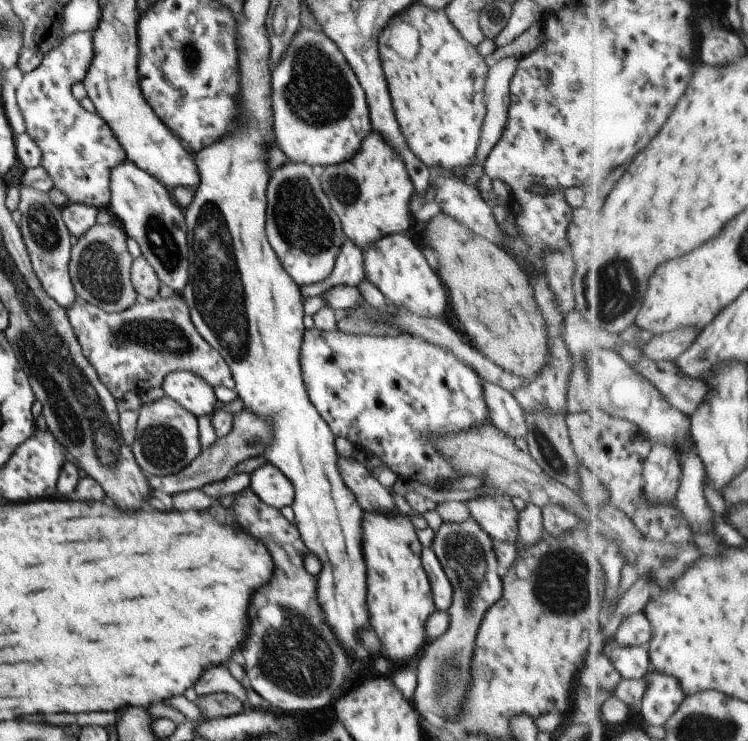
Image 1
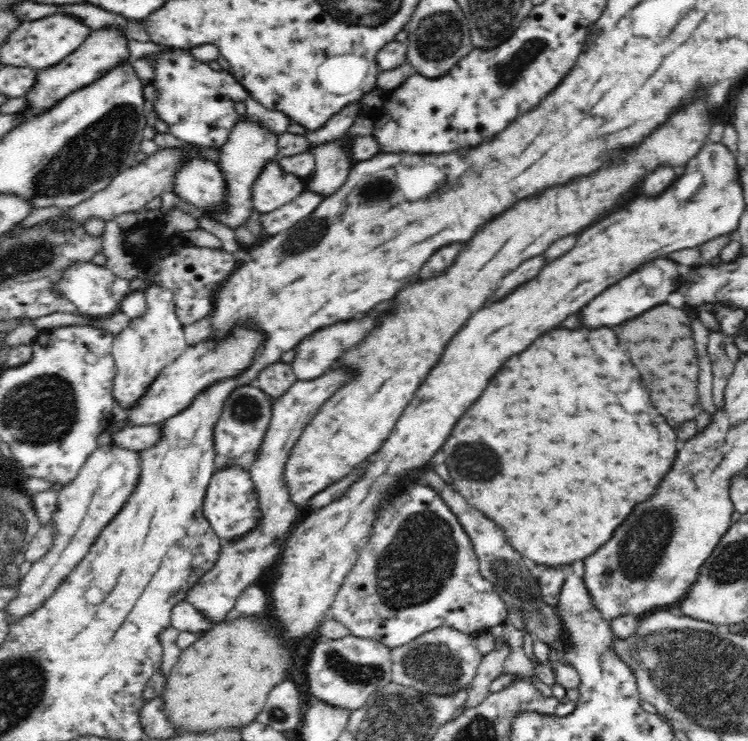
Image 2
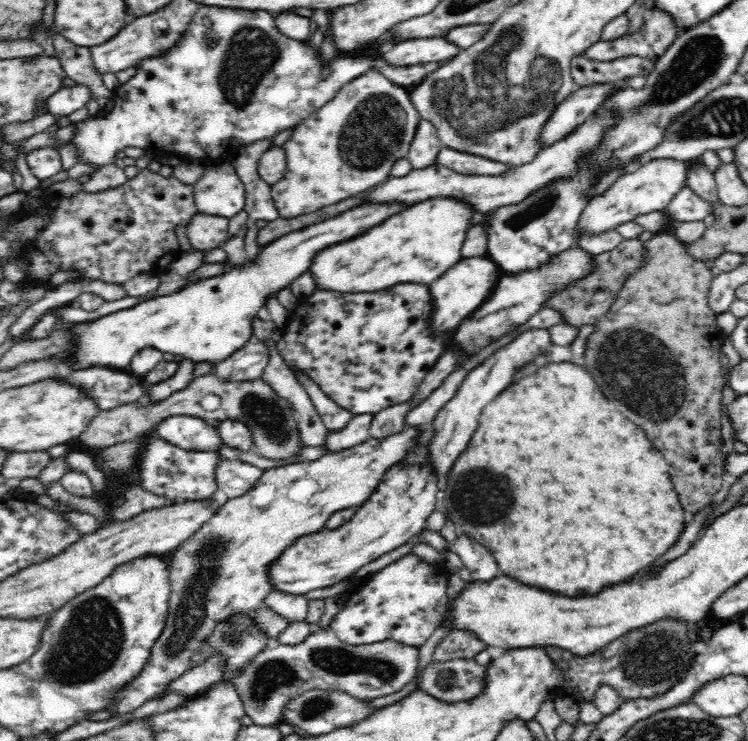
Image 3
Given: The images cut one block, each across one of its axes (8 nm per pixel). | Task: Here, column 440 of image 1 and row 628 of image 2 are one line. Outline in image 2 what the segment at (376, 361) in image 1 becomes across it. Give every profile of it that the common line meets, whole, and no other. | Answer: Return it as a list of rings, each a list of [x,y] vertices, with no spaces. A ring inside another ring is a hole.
[[[419,482],[400,488],[381,506],[371,534],[328,613],[329,618],[341,622],[352,635],[394,648],[442,626],[475,635],[480,630],[505,624],[508,616],[506,604],[494,591],[494,586],[481,576],[470,538],[458,517],[433,488]]]

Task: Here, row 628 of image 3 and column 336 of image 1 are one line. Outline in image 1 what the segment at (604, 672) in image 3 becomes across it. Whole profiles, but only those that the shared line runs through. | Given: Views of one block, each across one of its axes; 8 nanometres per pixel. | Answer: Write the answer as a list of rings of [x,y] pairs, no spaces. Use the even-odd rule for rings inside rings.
[[[248,487],[241,489],[233,496],[226,516],[237,524],[240,530],[247,532],[251,538],[261,540],[265,550],[271,556],[273,574],[269,584],[259,586],[249,598],[247,606],[247,620],[249,620],[249,636],[241,642],[241,656],[243,656],[243,672],[248,678],[249,686],[279,714],[287,715],[289,712],[306,712],[309,710],[327,709],[333,703],[333,692],[339,688],[339,694],[349,688],[347,670],[349,670],[350,656],[339,646],[339,641],[331,632],[326,623],[325,615],[316,599],[316,578],[310,575],[304,567],[304,556],[308,552],[303,544],[298,530],[293,523],[289,523],[276,508],[267,506],[255,496]]]

